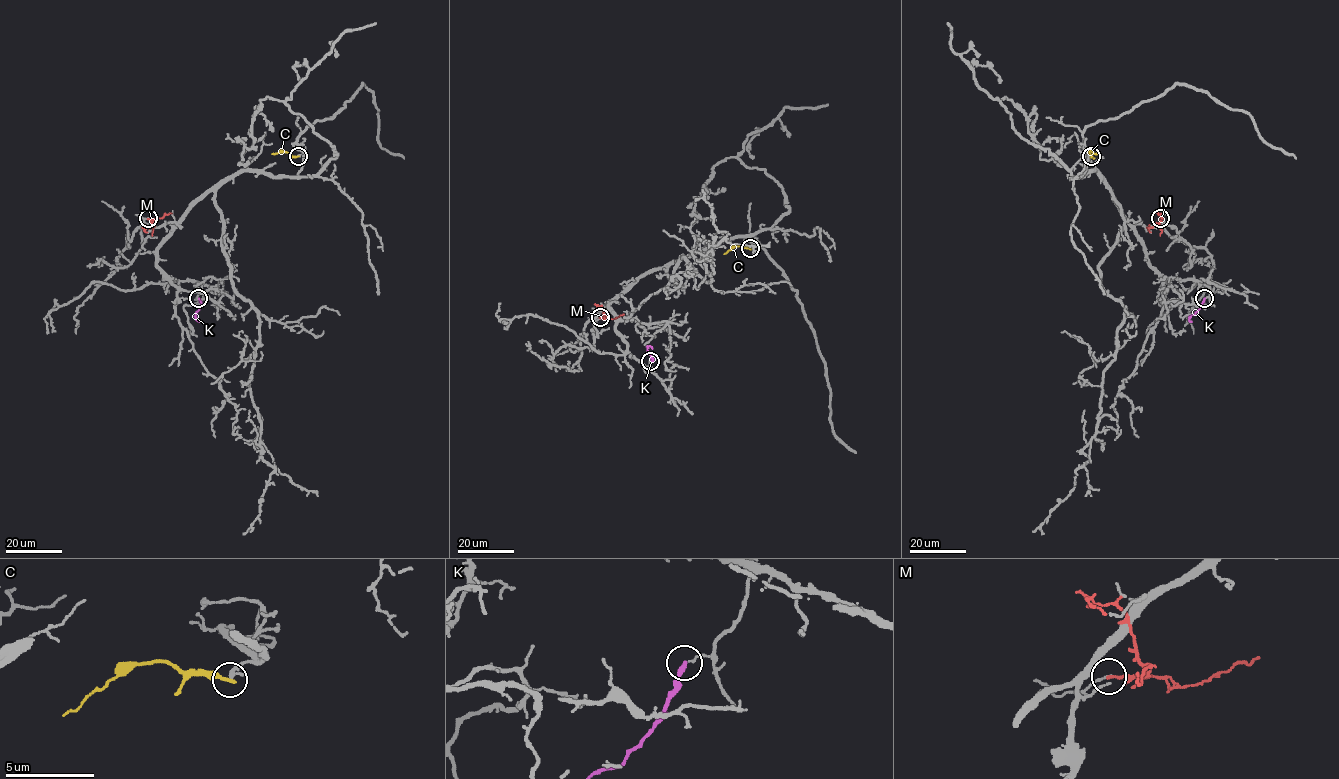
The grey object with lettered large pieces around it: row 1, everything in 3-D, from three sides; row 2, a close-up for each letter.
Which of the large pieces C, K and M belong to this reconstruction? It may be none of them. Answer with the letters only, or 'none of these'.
none of these

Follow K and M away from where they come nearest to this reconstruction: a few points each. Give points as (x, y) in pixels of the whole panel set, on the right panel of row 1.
K: (1204, 298), (1202, 305), (1189, 316), (1191, 322)
M: (1161, 219), (1148, 228), (1151, 232)

